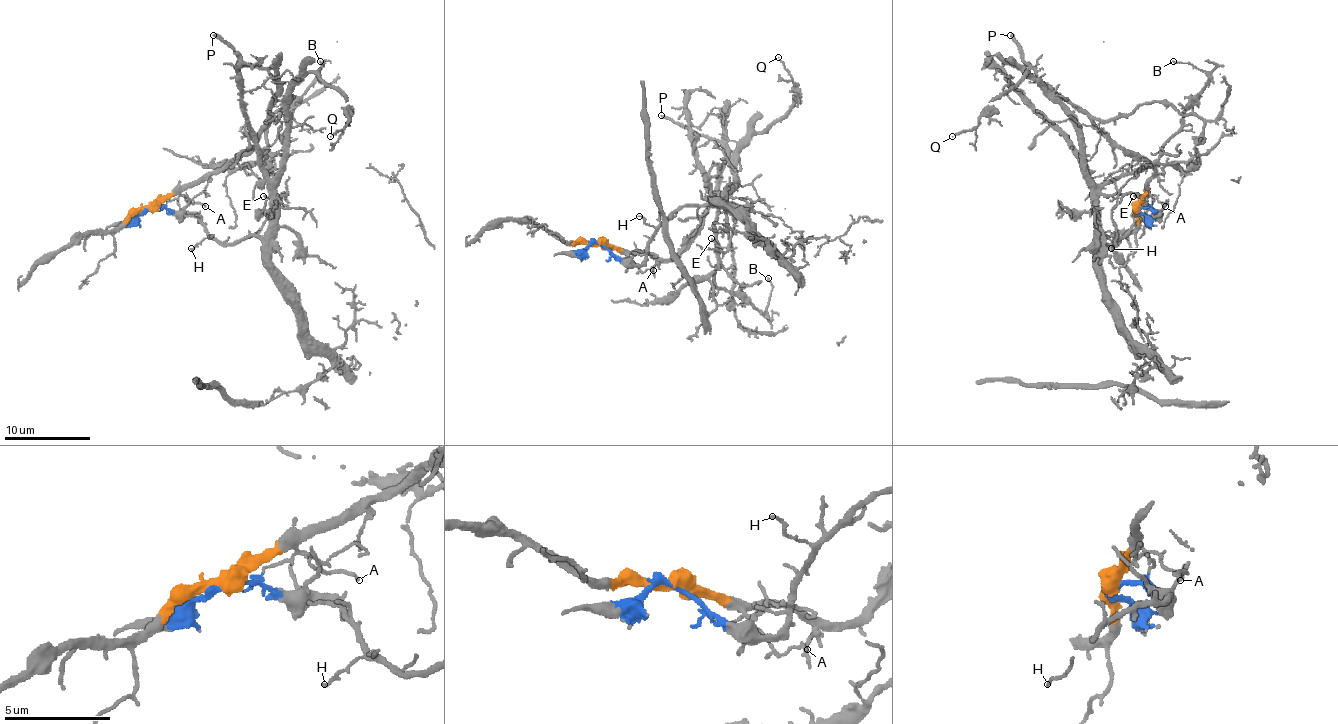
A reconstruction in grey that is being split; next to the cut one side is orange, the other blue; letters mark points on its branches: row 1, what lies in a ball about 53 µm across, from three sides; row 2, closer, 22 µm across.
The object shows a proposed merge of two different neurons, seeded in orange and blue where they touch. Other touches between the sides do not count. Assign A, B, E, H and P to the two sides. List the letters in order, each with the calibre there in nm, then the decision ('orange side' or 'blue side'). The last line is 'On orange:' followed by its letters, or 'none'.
A: 140 nm thick; orange side
B: 120 nm thick; blue side
E: 100 nm thick; blue side
H: 140 nm thick; blue side
P: 240 nm thick; orange side
On orange: A, P

